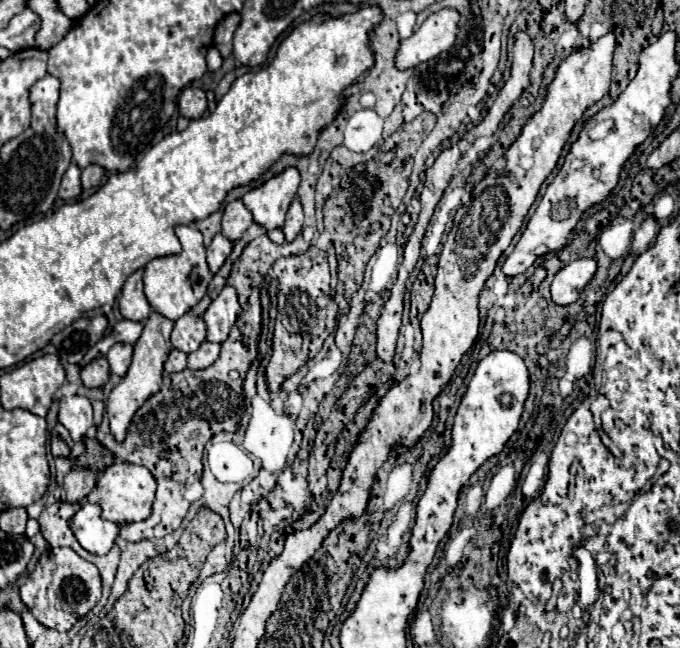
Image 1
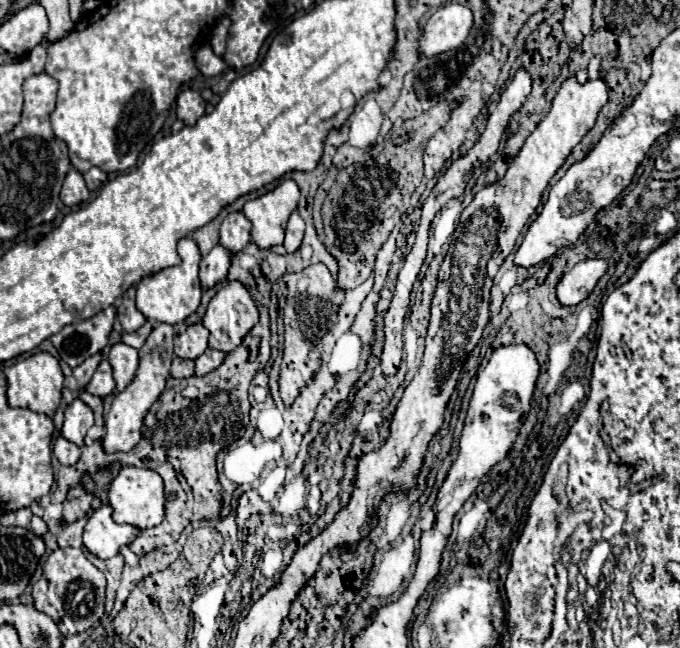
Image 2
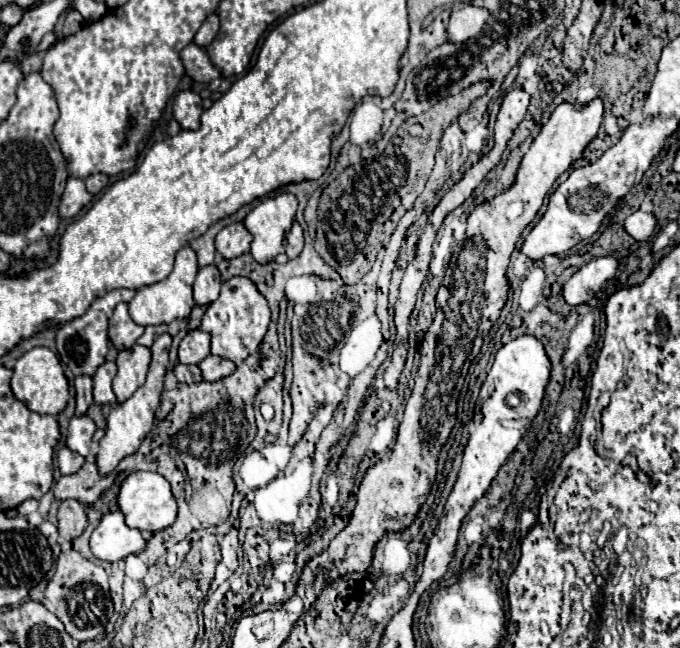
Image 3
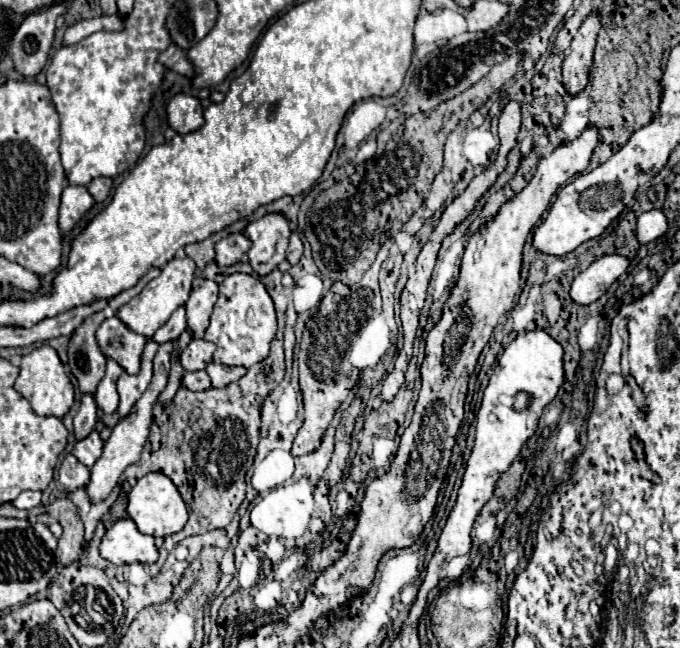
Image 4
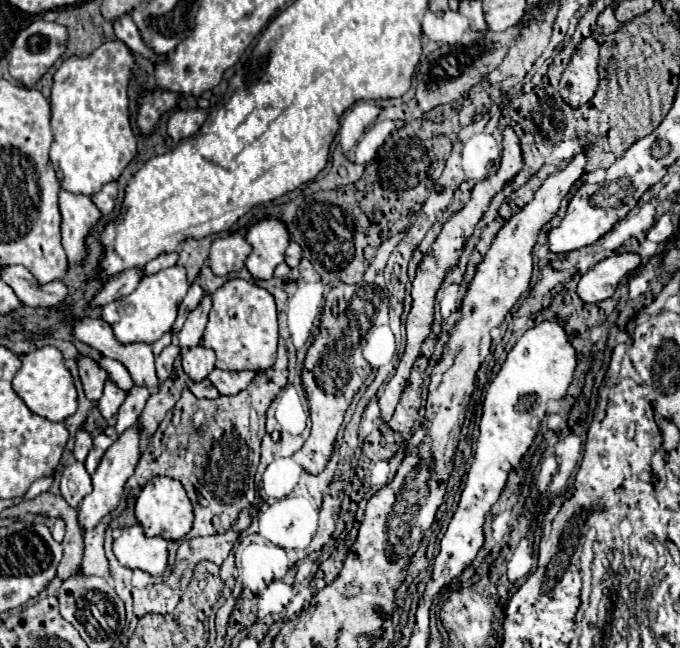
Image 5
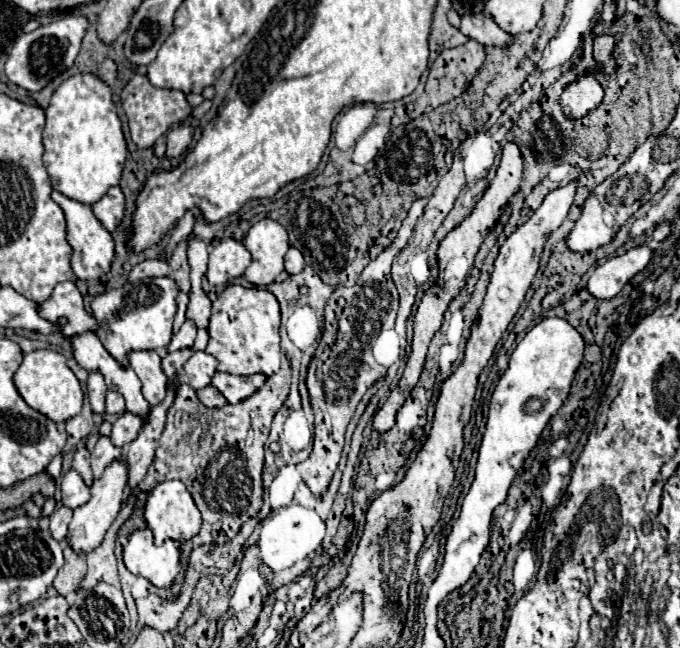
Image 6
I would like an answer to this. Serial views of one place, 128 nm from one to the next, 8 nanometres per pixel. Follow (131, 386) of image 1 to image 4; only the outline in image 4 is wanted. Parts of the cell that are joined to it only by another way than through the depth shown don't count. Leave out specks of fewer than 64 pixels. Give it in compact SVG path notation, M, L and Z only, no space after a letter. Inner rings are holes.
M164 342L160 344L156 356L154 356L154 376L152 376L152 382L150 386L146 388L146 392L142 394L142 398L134 404L134 410L126 416L126 418L120 418L116 422L116 426L112 428L112 434L110 438L104 442L104 450L102 450L102 456L96 460L94 468L92 468L92 476L90 476L90 482L88 482L88 496L90 500L98 502L102 498L106 498L112 488L116 486L120 474L124 472L126 466L134 464L140 460L140 452L142 452L142 446L148 438L148 432L150 432L150 424L152 424L152 408L158 400L158 394L164 390L166 386L166 380L168 380L168 372L170 372L170 352L172 352L172 342Z

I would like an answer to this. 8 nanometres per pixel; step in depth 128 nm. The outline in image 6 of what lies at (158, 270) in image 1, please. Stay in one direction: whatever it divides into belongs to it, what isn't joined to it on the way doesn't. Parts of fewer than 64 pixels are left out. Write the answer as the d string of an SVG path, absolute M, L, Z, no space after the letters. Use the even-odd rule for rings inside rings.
M158 276L146 278L132 284L124 284L118 290L100 294L92 302L92 314L100 324L98 338L104 348L120 362L126 360L126 354L132 350L156 350L168 346L172 338L172 320L176 314L176 296L180 288L174 278Z

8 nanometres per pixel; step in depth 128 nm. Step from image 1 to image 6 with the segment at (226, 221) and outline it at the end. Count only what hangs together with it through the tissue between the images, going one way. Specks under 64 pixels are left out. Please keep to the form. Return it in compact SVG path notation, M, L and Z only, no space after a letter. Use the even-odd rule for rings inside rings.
M234 238L220 240L210 250L206 278L214 286L226 284L232 278L242 276L250 264L250 260L252 260L252 256L242 242L238 242Z

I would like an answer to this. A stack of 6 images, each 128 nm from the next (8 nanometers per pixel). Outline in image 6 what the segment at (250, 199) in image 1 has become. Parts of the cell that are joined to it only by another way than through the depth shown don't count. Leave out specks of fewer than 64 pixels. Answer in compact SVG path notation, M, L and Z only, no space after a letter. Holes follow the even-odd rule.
M264 218L248 230L244 246L252 254L252 264L244 272L246 280L254 286L268 286L274 282L284 270L284 254L290 248L284 226Z

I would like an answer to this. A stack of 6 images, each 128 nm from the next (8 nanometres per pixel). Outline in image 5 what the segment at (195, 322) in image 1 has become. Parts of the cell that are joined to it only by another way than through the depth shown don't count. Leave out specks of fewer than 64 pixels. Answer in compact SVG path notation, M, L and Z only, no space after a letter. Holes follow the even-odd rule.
M204 346L188 348L182 354L182 368L196 382L204 380L214 370L214 362L216 362L214 352L210 348L204 348Z

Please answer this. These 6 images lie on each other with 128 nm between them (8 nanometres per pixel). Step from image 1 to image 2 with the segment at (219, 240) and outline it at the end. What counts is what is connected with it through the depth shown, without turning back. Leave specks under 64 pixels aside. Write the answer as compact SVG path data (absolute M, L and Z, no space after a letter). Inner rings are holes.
M216 244L200 262L200 282L202 288L212 288L216 282L226 280L226 272L230 268L230 252L222 246Z

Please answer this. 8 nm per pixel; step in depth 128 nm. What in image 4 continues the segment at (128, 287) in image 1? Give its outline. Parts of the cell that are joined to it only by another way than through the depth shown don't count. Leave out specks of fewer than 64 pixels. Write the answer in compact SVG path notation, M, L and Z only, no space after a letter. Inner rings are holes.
M118 316L106 318L98 332L96 340L106 356L114 358L126 372L136 374L140 368L140 354L146 344L146 338L132 332Z

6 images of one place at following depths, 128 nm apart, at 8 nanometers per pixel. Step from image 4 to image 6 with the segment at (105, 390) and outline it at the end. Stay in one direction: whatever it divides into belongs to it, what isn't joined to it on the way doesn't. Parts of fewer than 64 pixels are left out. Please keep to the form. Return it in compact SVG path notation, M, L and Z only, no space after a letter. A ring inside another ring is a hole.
M108 392L106 394L106 414L122 414L126 410L124 398L118 392Z

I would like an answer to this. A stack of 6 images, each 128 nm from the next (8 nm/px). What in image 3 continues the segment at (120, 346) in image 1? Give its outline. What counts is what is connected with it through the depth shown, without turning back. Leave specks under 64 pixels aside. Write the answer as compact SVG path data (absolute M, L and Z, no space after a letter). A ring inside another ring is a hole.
M132 346L126 348L124 352L118 352L116 358L118 374L114 378L114 394L118 402L130 398L144 384L148 364L150 364L150 348Z

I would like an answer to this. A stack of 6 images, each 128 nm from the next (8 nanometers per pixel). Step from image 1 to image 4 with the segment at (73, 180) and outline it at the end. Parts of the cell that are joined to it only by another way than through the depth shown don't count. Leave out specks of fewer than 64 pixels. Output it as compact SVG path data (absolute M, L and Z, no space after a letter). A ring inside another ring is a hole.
M66 186L60 204L60 230L70 232L74 224L92 208L94 198L84 186Z

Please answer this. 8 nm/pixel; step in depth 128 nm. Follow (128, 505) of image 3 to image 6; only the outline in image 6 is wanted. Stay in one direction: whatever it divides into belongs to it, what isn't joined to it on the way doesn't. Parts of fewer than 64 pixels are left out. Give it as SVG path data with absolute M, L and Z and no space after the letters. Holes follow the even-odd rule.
M180 480L162 482L148 494L148 500L144 506L144 518L146 518L148 528L154 534L156 542L164 542L168 538L172 538L176 542L184 542L188 538L196 536L200 530L200 524L202 524L200 510L196 508L190 492L186 490L186 486Z

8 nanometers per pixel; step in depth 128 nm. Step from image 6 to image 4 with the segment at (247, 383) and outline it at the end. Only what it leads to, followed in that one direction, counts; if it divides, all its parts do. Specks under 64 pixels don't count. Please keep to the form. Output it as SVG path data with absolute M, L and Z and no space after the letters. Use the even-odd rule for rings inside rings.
M212 362L212 364L208 364L206 372L208 372L214 388L224 388L230 382L236 382L240 376L244 376L246 374L246 368L240 368L240 366L224 366L224 364Z

